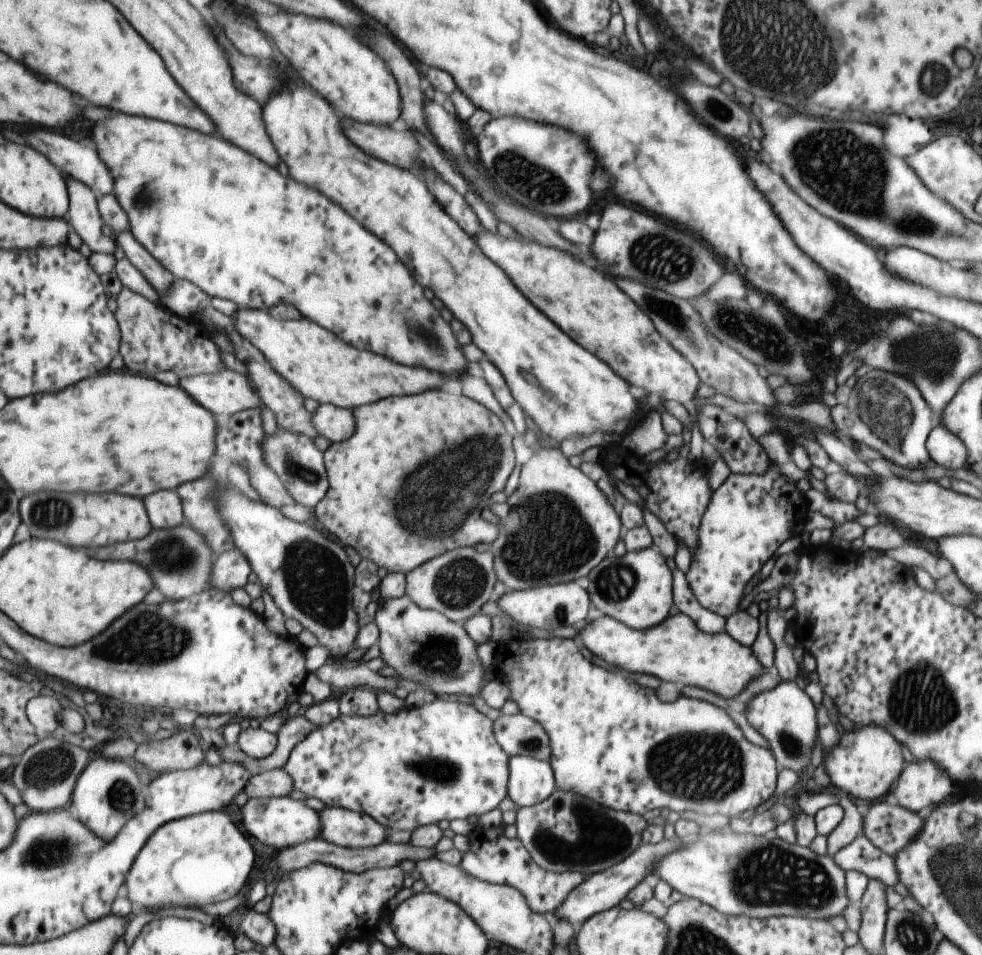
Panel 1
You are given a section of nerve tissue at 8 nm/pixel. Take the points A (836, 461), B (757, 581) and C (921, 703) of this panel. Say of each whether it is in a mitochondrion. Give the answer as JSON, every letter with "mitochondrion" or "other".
{"A":"other","B":"other","C":"mitochondrion"}

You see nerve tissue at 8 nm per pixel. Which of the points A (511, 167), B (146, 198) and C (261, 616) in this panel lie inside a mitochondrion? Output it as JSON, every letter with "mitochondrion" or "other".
{"A":"mitochondrion","B":"mitochondrion","C":"other"}

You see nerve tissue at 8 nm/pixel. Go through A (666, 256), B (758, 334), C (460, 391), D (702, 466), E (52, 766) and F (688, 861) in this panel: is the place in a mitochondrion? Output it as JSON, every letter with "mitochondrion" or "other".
{"A":"mitochondrion","B":"mitochondrion","C":"other","D":"other","E":"mitochondrion","F":"other"}

